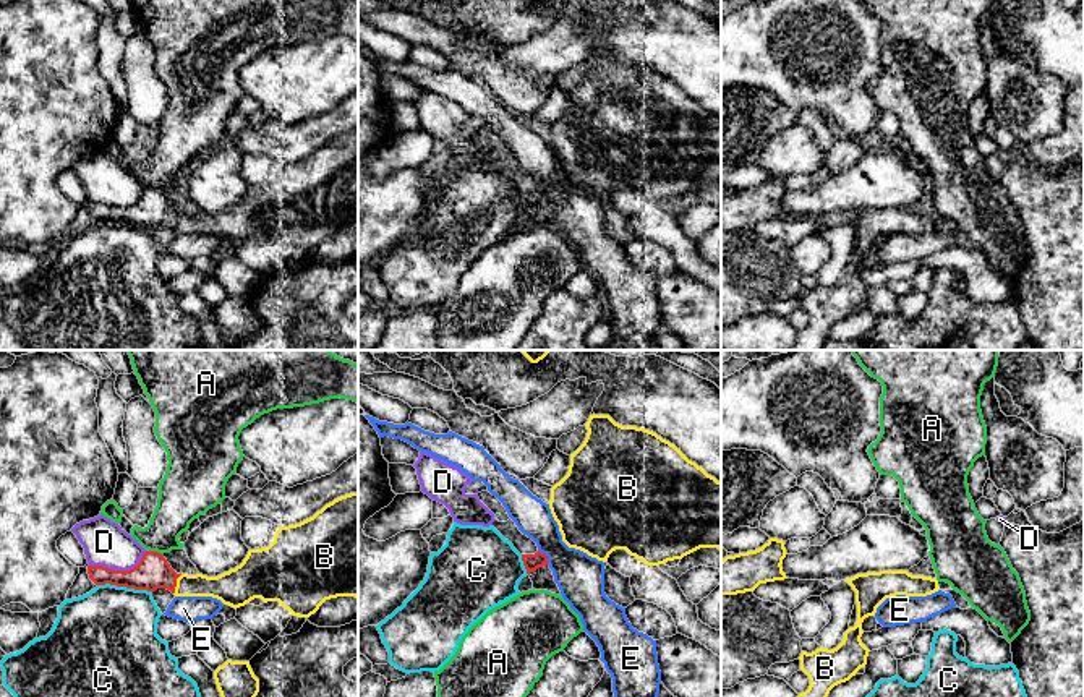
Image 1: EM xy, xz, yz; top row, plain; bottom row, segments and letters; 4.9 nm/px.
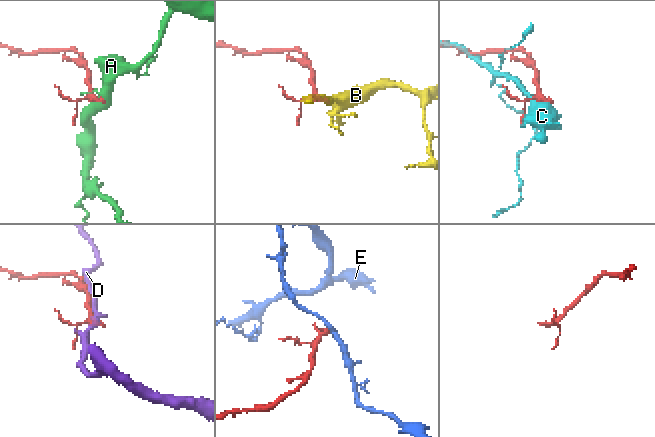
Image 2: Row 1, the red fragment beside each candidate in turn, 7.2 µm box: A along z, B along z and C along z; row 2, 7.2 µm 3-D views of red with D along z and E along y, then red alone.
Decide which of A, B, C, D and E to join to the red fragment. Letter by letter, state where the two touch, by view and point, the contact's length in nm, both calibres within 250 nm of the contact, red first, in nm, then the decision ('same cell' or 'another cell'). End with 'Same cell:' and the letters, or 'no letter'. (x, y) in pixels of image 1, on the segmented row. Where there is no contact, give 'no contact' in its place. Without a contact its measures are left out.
A: meets red in xy at (156, 551); contact 80 nm long; 170 nm thick on the red side, 200 nm on the other; another cell
B: meets red in xy at (175, 584); contact 110 nm long; 170 nm thick on the red side, 140 nm on the other; same cell
C: meets red in xy at (123, 585); contact 260 nm long; 170 nm thick on the red side, 460 nm on the other; another cell
D: meets red in xy at (119, 571); contact 300 nm long; 170 nm thick on the red side, 220 nm on the other; another cell
E: meets red in xz at (546, 556); contact 90 nm long; 80 nm thick on the red side, 240 nm on the other; another cell
Same cell: B

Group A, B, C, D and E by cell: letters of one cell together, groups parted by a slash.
A / B / C / D / E

